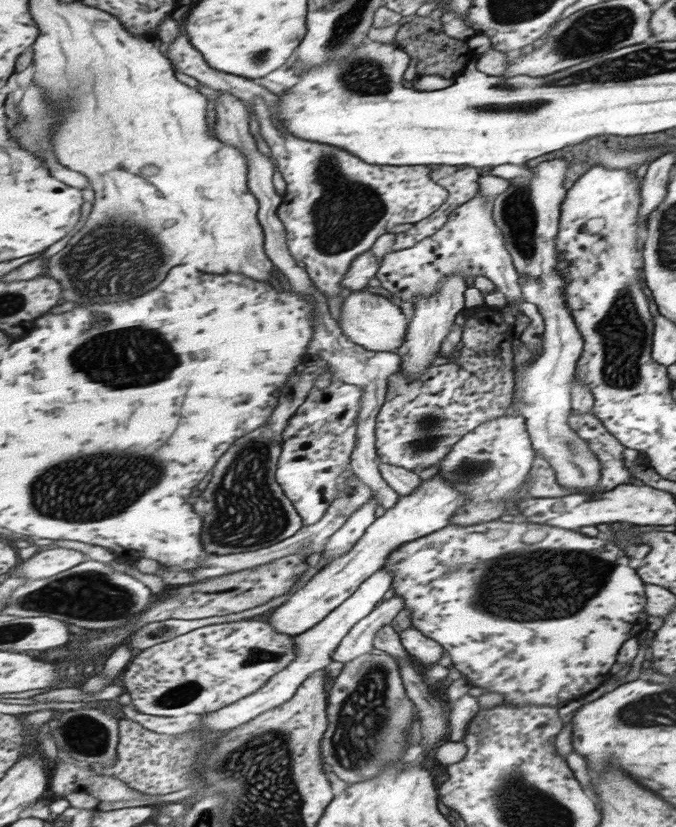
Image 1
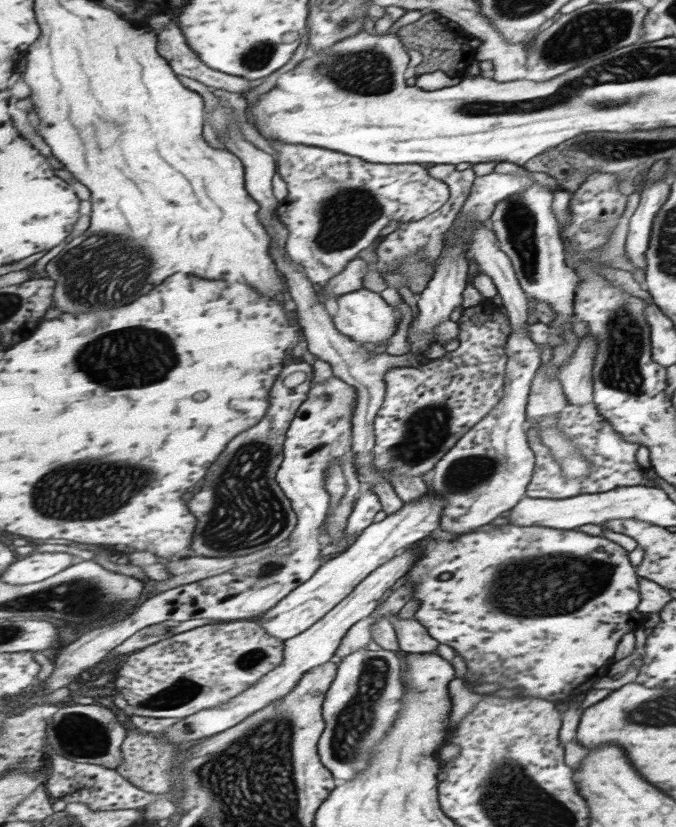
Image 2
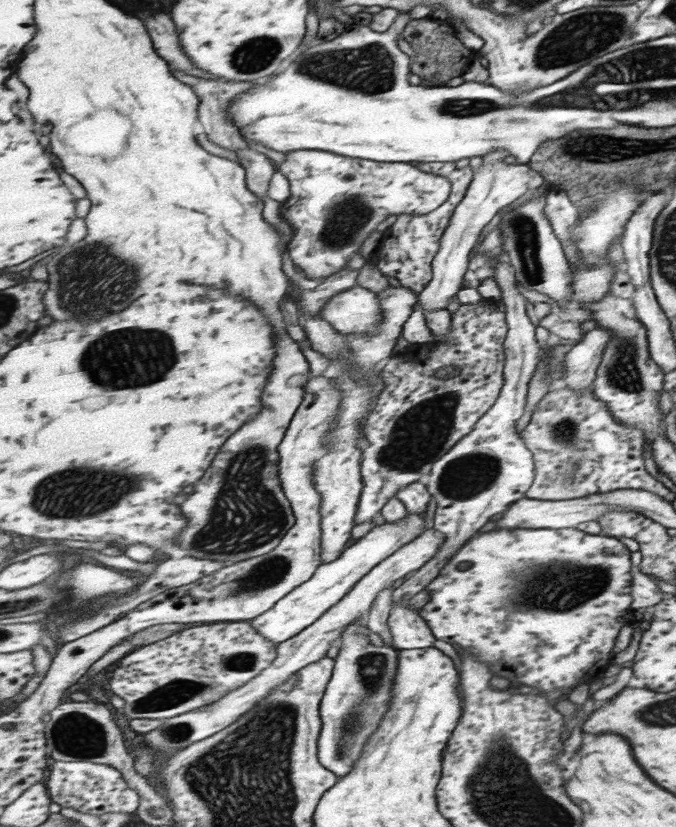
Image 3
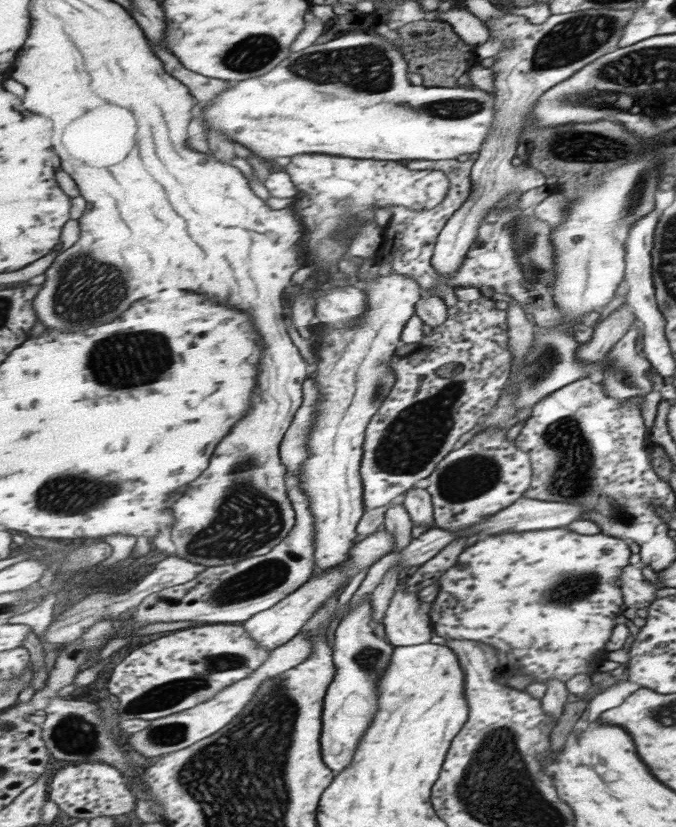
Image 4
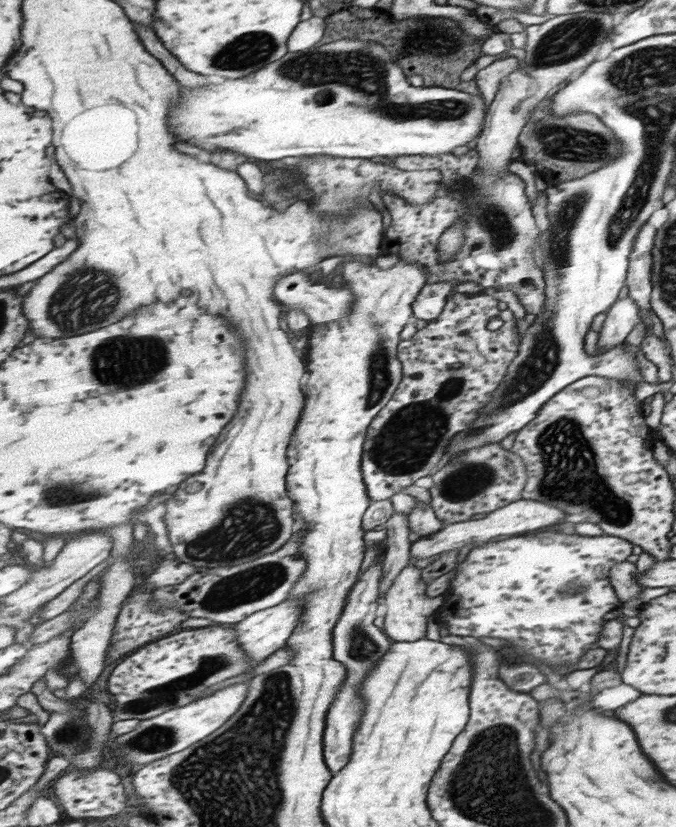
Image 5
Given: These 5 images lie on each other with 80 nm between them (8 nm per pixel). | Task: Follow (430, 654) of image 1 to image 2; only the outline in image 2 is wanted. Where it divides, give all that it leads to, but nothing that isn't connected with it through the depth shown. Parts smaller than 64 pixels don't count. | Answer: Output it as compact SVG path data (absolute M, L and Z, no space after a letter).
M398 614L390 619L397 631L397 638L402 654L427 654L437 652L439 642L431 636L430 631L417 617L399 618Z

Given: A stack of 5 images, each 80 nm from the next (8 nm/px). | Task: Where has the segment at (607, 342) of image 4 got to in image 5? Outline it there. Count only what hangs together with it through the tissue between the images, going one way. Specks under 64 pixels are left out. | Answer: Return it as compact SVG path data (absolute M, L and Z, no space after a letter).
M628 296L619 299L614 306L607 310L598 332L596 348L602 348L606 351L623 343L625 336L629 334L630 330L633 330L633 326L639 321L637 305Z

